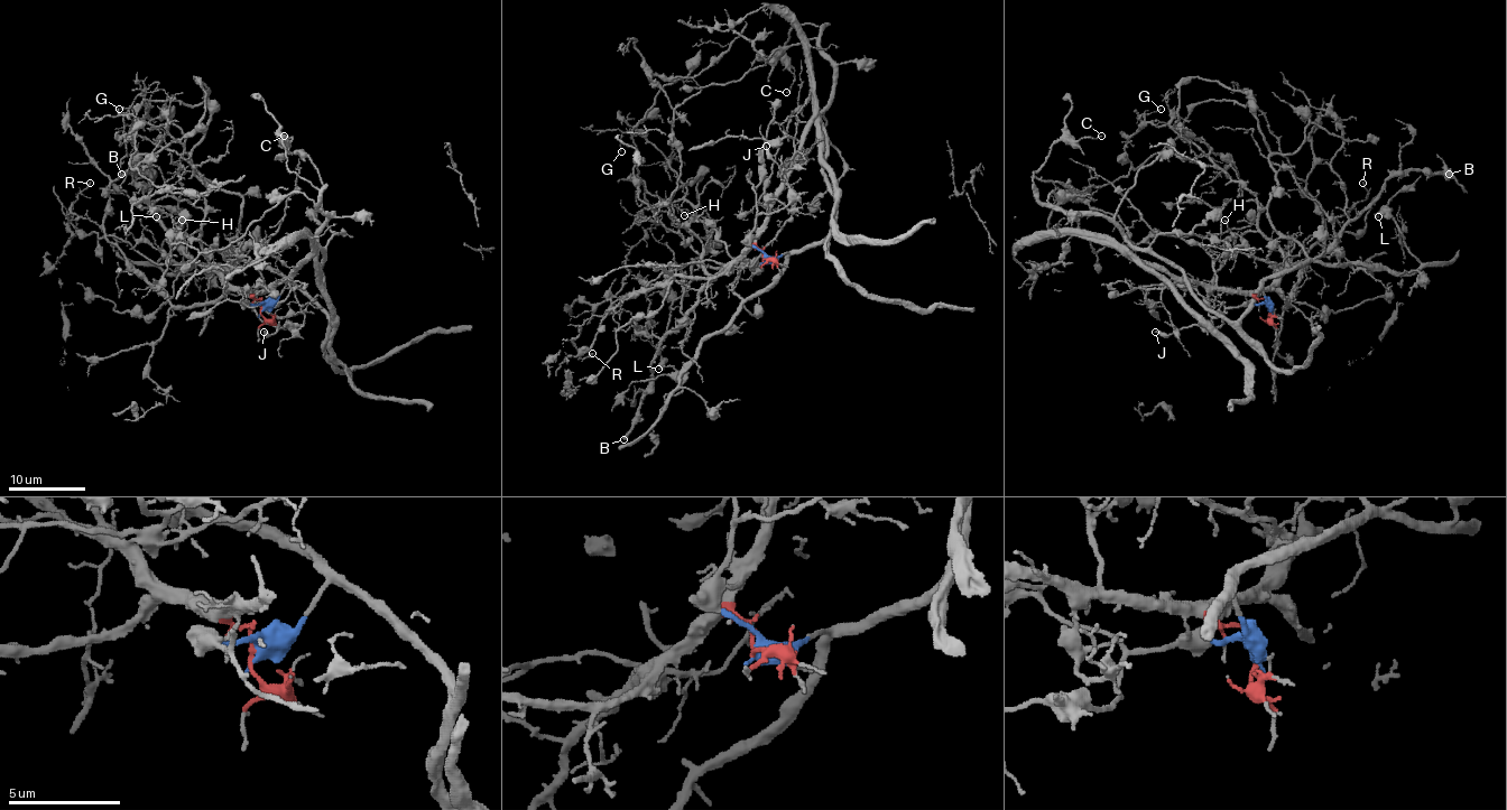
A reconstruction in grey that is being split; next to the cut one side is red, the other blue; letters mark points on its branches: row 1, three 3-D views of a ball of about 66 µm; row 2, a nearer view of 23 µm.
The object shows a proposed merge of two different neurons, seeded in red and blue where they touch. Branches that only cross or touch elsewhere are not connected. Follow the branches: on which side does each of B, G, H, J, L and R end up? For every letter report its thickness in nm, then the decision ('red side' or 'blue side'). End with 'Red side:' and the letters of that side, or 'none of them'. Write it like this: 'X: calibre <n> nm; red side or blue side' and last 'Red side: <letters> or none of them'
B: calibre 360 nm; red side
G: calibre 120 nm; red side
H: calibre 130 nm; red side
J: calibre 240 nm; blue side
L: calibre 100 nm; blue side
R: calibre 160 nm; red side
Red side: B, G, H, R

